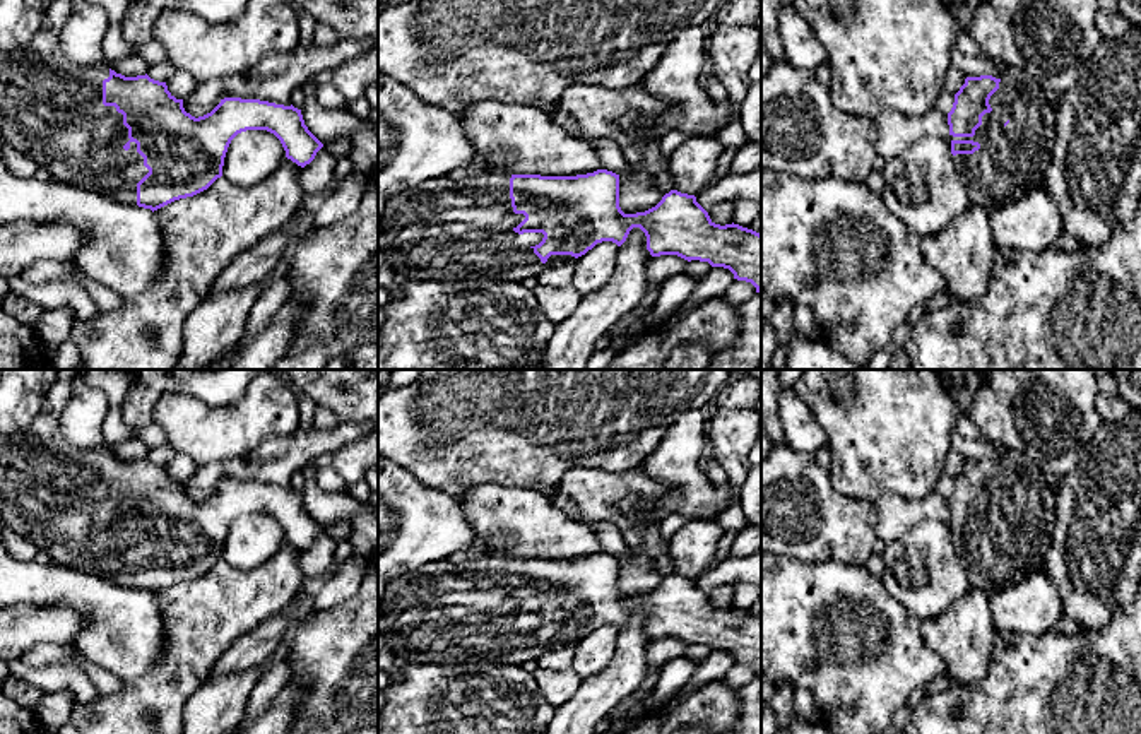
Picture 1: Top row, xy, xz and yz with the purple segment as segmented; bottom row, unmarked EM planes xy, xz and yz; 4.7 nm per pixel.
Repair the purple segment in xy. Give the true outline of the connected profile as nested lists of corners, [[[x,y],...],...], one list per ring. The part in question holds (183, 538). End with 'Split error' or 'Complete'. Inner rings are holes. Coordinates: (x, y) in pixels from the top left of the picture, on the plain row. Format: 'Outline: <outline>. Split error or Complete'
Outline: [[[109,452],[109,460],[103,464],[103,488],[104,489],[115,489],[116,494],[123,498],[123,508],[128,512],[128,522],[130,522],[123,529],[123,532],[128,534],[130,527],[135,525],[137,527],[137,536],[144,541],[144,549],[149,553],[149,556],[137,566],[137,589],[144,590],[144,592],[151,592],[152,595],[164,590],[164,589],[168,589],[168,587],[171,587],[171,585],[174,585],[174,583],[193,580],[193,578],[207,573],[217,561],[221,561],[228,530],[229,530],[231,524],[241,515],[267,513],[267,515],[274,517],[281,524],[281,527],[286,534],[286,541],[291,542],[293,546],[296,546],[301,551],[310,548],[315,542],[316,536],[323,530],[323,527],[304,508],[301,493],[294,491],[293,488],[284,489],[284,488],[275,488],[275,486],[260,484],[260,482],[224,481],[224,482],[221,482],[221,486],[210,496],[195,501],[195,500],[192,500],[190,496],[185,494],[183,482],[176,482],[168,474],[166,465],[154,464],[147,457],[145,459],[137,459],[137,460],[125,460],[125,459],[116,457],[115,453]]]. Complete

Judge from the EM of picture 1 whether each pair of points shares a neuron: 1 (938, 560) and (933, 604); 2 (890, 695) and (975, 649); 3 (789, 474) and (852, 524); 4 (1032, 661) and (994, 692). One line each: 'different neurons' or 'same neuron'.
1: same neuron
2: different neurons
3: same neuron
4: same neuron

